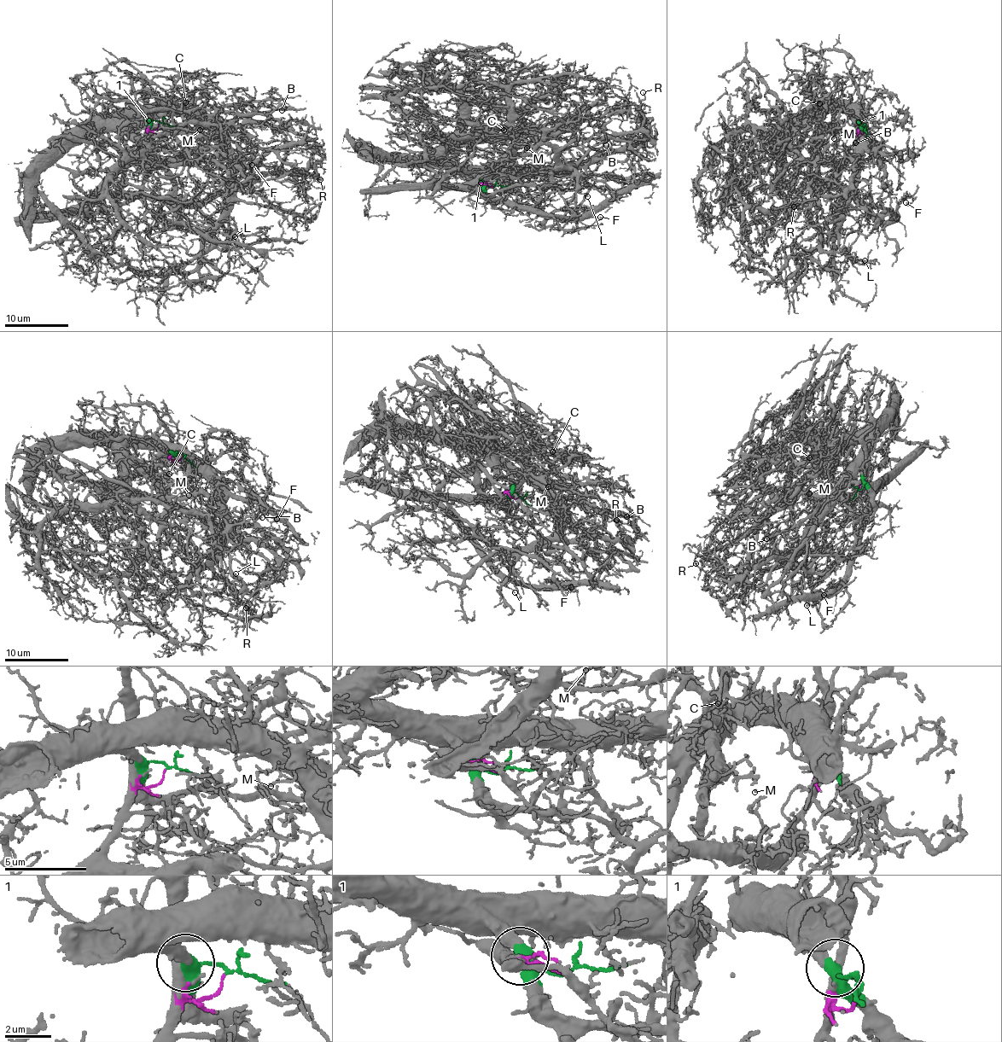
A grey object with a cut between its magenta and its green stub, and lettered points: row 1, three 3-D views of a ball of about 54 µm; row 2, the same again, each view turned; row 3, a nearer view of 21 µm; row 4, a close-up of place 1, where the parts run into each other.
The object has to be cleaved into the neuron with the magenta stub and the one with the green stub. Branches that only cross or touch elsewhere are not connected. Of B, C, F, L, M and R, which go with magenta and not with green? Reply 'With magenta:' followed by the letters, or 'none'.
With magenta: F

